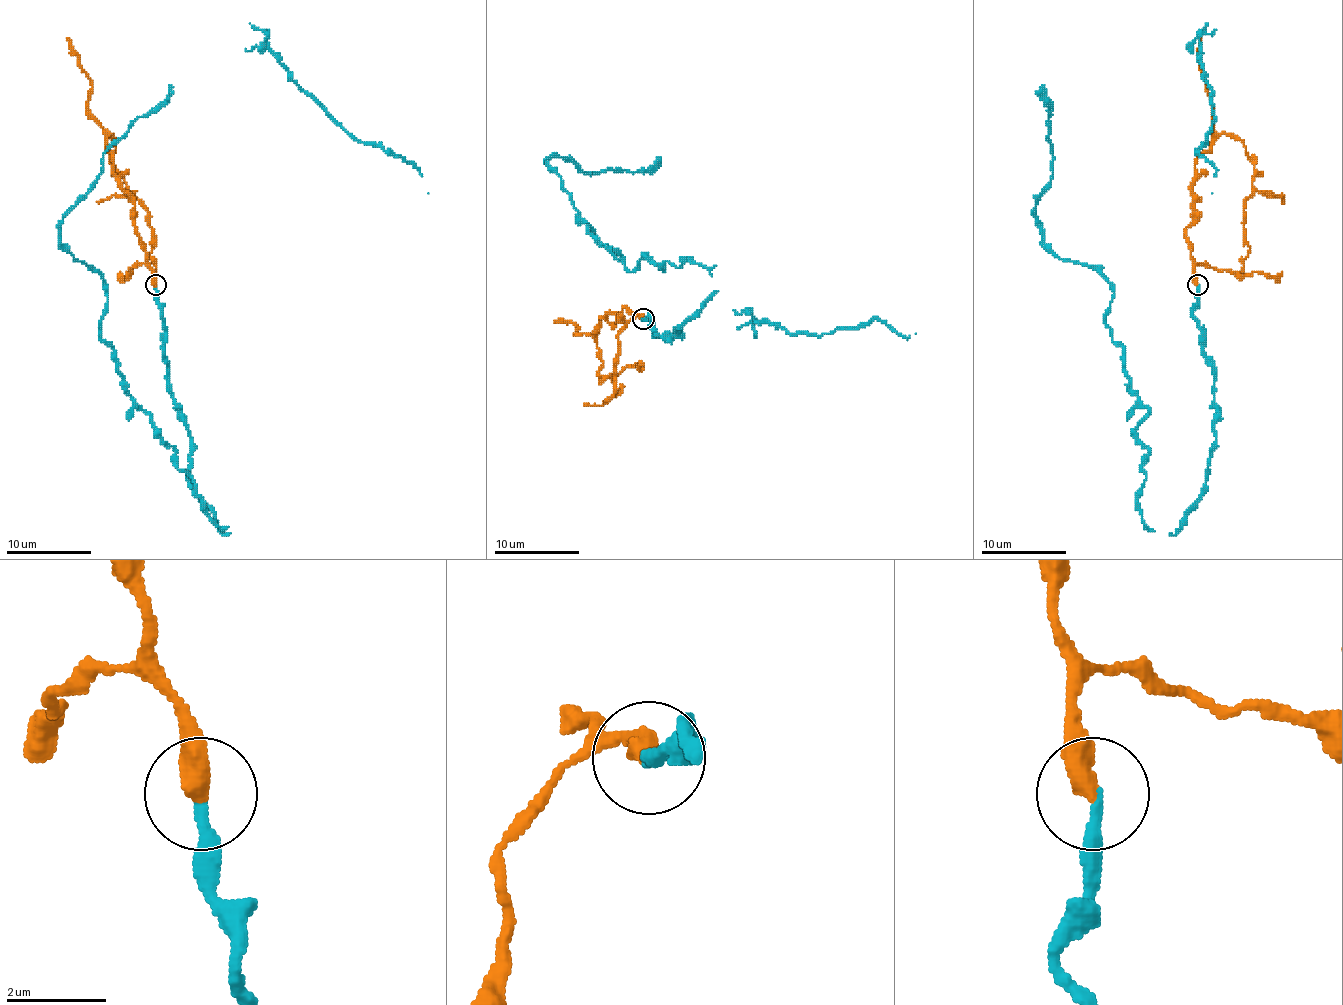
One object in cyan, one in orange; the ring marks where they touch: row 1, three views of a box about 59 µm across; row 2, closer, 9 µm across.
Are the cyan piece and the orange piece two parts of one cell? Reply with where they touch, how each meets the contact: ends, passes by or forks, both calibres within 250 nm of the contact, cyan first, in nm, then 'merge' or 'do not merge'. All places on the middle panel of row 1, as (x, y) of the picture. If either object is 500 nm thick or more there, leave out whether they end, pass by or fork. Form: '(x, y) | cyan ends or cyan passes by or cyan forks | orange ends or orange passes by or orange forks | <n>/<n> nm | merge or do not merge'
(643, 319) | cyan ends | orange ends | 220/460 nm | merge

